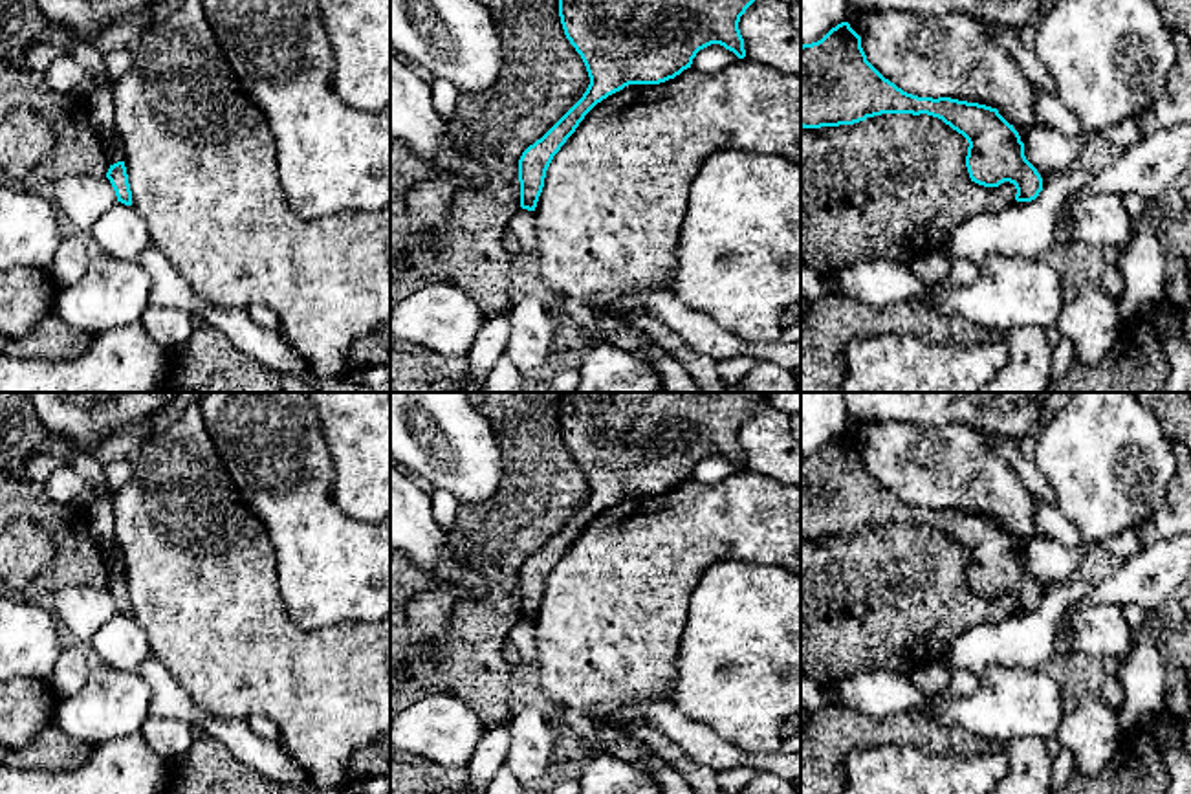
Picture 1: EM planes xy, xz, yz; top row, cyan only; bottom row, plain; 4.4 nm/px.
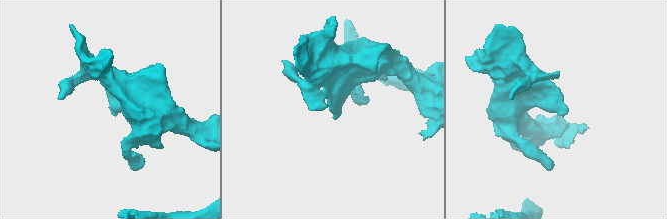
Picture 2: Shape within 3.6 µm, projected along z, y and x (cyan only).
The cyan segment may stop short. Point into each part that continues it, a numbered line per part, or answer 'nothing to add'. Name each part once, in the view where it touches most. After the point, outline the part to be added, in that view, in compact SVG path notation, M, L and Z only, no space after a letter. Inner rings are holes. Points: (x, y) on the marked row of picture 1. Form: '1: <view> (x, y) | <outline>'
nothing to add

